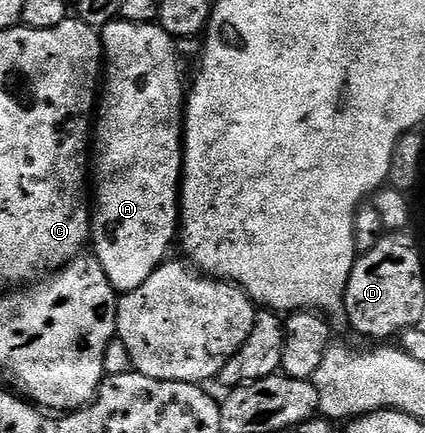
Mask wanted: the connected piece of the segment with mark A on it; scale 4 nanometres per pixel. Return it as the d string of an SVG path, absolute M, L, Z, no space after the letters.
M116 19L102 26L101 40L104 66L97 112L93 117L93 208L89 245L116 294L122 295L141 287L141 283L168 260L167 252L174 241L176 244L181 229L179 194L183 178L185 81L183 85L179 65L175 62L176 42L158 23L146 25Z

